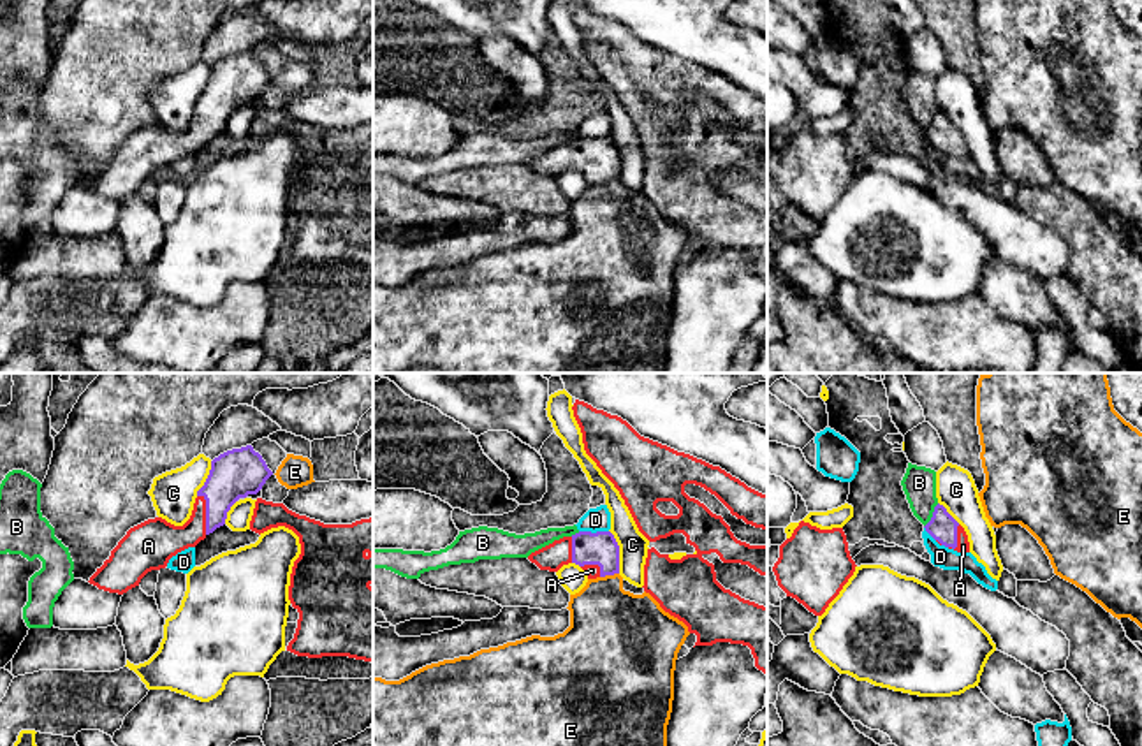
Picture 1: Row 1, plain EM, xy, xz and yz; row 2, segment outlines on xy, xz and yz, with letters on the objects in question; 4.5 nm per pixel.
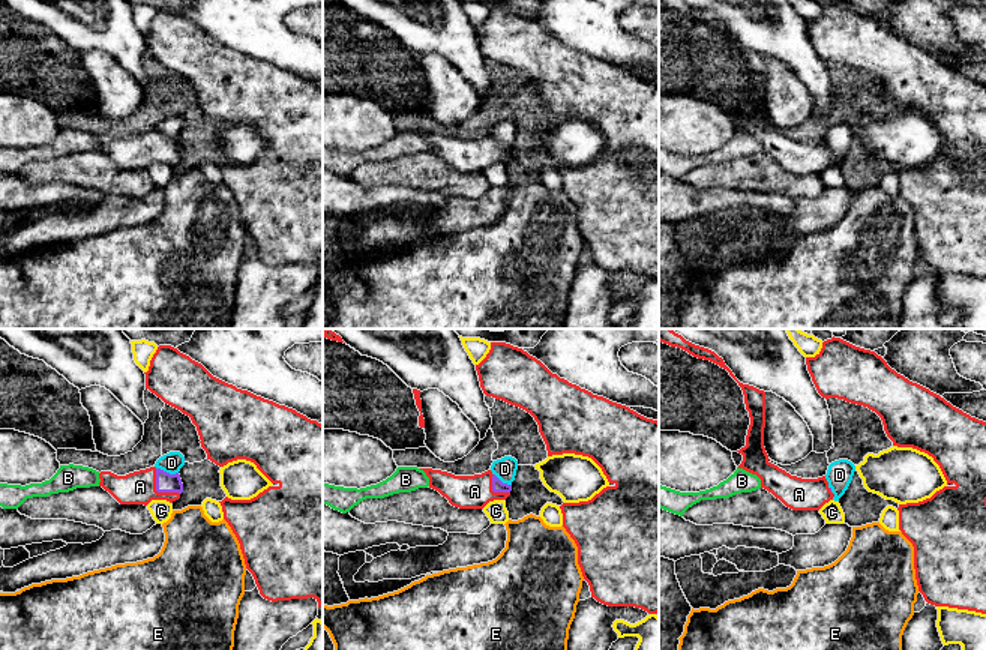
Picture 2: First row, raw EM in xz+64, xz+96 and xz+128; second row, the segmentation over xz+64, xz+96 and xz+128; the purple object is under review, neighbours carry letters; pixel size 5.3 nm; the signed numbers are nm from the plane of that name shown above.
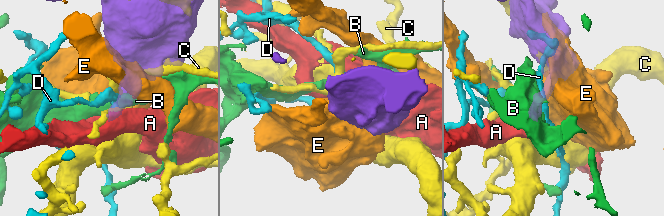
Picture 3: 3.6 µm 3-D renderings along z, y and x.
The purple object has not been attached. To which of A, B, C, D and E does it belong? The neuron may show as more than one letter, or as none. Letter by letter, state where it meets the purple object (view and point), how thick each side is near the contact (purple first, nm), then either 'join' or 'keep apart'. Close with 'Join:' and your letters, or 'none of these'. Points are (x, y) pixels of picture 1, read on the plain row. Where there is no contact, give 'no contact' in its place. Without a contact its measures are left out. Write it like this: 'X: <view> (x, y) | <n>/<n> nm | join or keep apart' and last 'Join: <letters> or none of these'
A: xy (206, 120) | 220/190 nm | join
B: yz (933, 122) | 130/160 nm | keep apart
C: xz (618, 157) | 150/130 nm | keep apart
D: xz (593, 139) | 150/110 nm | keep apart
E: xz (609, 180) | 150/380 nm | keep apart
Join: A

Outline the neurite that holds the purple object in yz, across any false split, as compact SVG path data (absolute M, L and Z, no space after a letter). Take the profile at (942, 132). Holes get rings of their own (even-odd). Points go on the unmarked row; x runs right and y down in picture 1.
M936 111L926 137L940 150L957 158L970 158L970 148L964 134L947 118L943 111Z

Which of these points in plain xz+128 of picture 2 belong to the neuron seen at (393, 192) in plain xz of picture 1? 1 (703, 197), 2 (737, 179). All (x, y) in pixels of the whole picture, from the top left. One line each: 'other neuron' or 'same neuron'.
1: same neuron
2: other neuron

